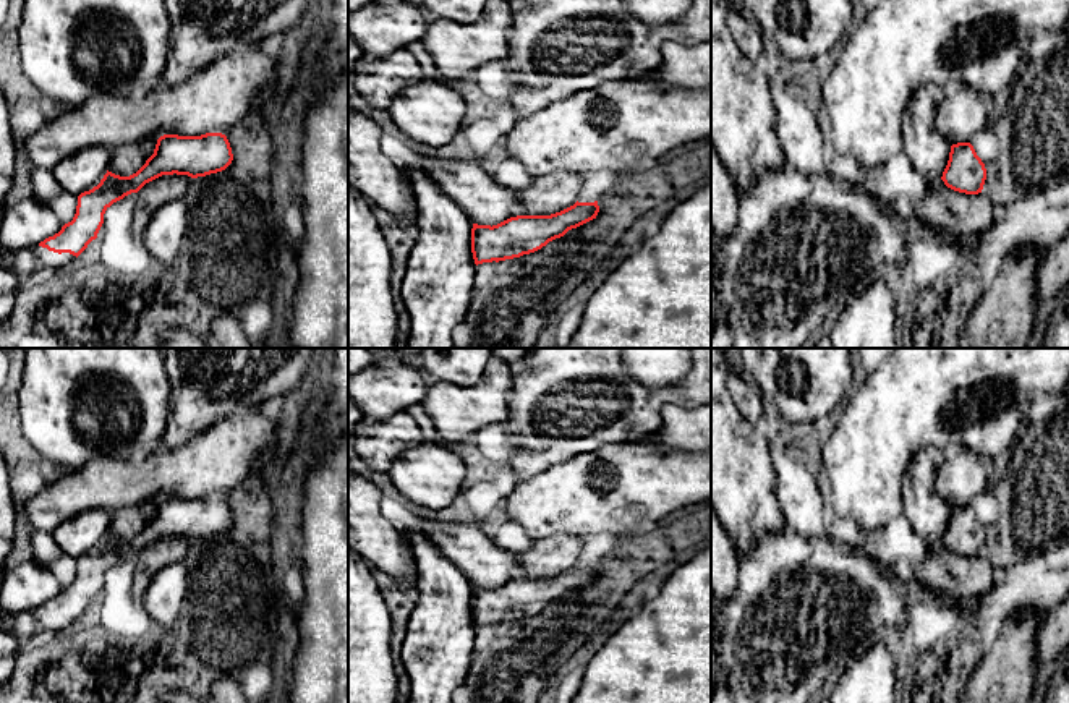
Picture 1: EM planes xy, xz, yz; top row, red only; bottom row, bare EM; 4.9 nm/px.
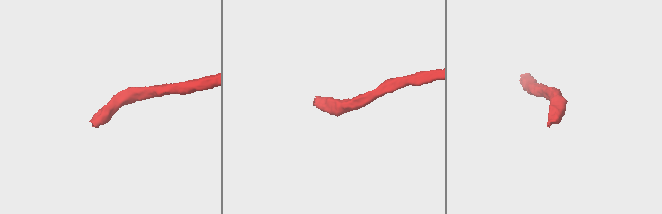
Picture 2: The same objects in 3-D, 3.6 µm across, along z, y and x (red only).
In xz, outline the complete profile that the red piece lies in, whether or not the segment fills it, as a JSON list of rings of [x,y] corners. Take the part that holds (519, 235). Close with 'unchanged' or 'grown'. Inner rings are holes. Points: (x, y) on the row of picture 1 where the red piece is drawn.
[[[426,156],[420,157],[416,167],[424,170],[434,180],[437,188],[473,222],[471,253],[476,266],[534,253],[549,241],[564,236],[569,230],[596,219],[599,212],[598,201],[577,201],[573,206],[551,215],[523,215],[520,193],[509,191],[496,183],[494,178],[481,170],[475,160],[447,160]]]; grown

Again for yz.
[[[922,87],[905,112],[904,149],[914,168],[922,175],[925,188],[939,180],[954,191],[978,194],[986,180],[986,168],[970,143],[949,144],[936,130],[938,97]]]; grown

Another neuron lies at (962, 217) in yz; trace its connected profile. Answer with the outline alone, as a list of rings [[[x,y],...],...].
[[[939,180],[925,188],[910,209],[923,225],[943,232],[959,246],[970,246],[993,227],[998,207],[983,193],[959,193]]]

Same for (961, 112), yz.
[[[956,86],[938,97],[936,130],[951,146],[970,143],[986,121],[986,99],[973,87]]]

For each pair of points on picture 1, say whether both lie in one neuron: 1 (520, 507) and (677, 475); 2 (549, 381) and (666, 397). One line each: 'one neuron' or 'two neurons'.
1: one neuron
2: one neuron

